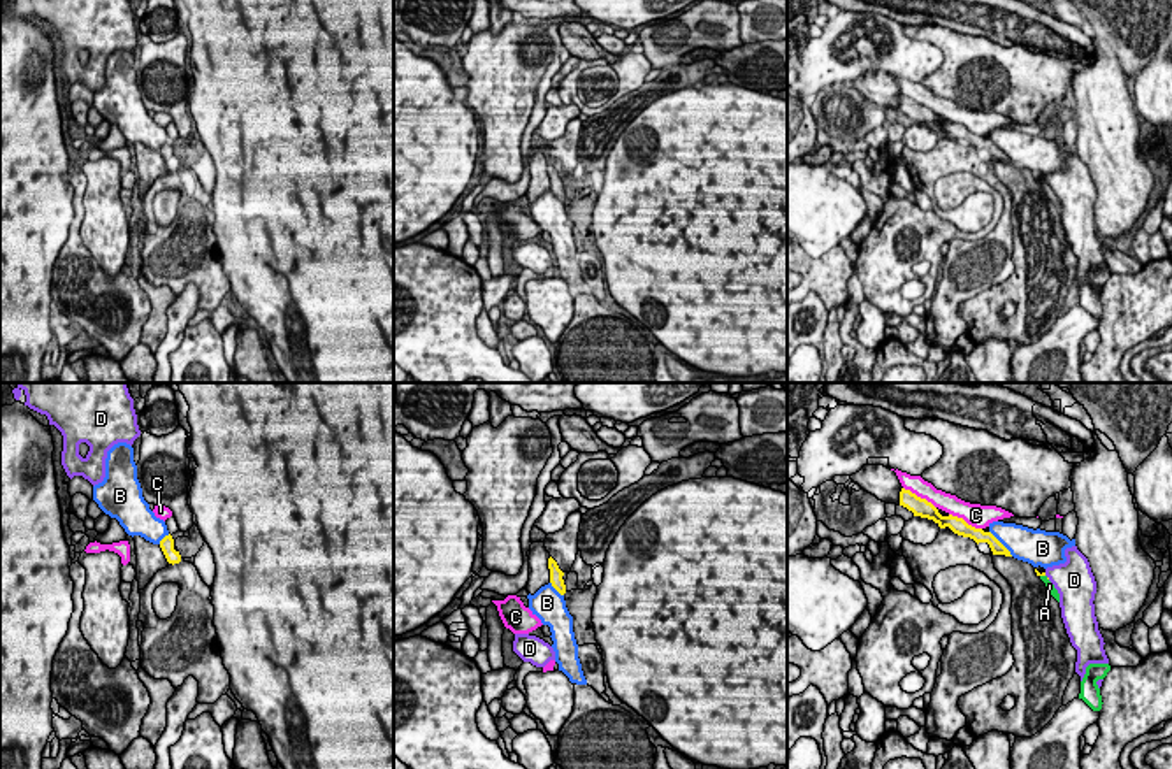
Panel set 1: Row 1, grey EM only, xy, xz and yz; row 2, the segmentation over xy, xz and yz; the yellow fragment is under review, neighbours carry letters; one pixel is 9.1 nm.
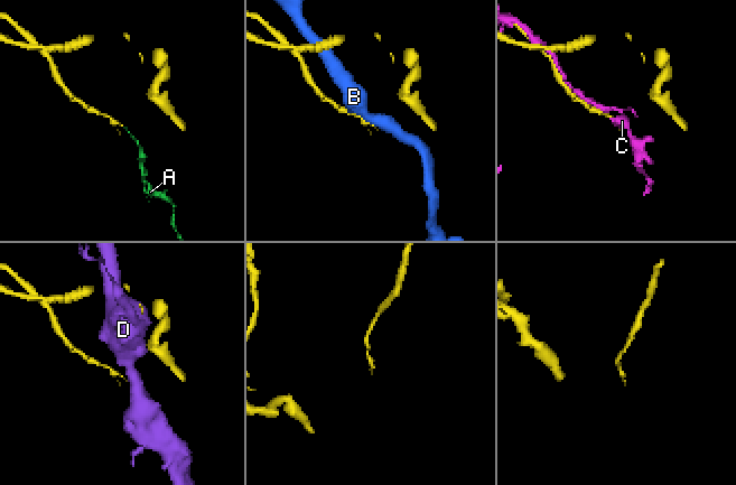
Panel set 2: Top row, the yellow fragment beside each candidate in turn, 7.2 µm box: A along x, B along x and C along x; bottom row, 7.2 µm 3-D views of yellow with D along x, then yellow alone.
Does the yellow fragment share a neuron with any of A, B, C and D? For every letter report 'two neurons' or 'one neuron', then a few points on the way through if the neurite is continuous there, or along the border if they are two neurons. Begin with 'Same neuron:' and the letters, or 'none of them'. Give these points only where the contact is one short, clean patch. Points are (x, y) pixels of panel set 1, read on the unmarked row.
Same neuron: A
A: one neuron; way yz (1035, 176), (1044, 181), (1049, 192)
B: two neurons
C: two neurons
D: two neurons

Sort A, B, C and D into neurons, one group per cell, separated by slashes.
A / B / C / D

